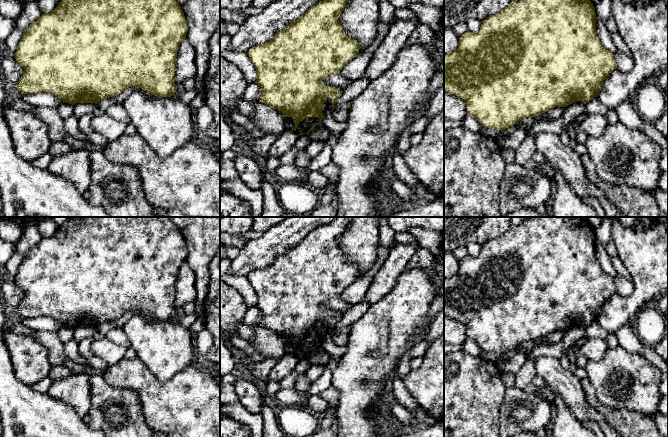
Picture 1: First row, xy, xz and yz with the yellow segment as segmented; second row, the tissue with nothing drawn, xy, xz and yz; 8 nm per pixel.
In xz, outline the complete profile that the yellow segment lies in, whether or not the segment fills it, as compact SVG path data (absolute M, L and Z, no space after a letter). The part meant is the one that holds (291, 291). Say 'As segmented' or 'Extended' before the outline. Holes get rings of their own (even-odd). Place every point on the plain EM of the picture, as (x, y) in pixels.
As segmented. M336 217L333 221L316 227L296 245L276 257L270 265L262 269L256 269L247 276L257 296L257 303L254 307L261 311L259 326L277 333L285 341L291 341L295 347L292 352L294 355L305 342L318 341L320 343L307 357L298 358L299 360L302 358L308 359L316 349L321 348L325 342L322 337L325 331L324 326L328 321L332 322L331 331L333 332L343 317L336 311L325 310L323 304L331 298L340 297L342 292L359 278L360 268L353 262L346 260L338 243L351 219L352 217Z

